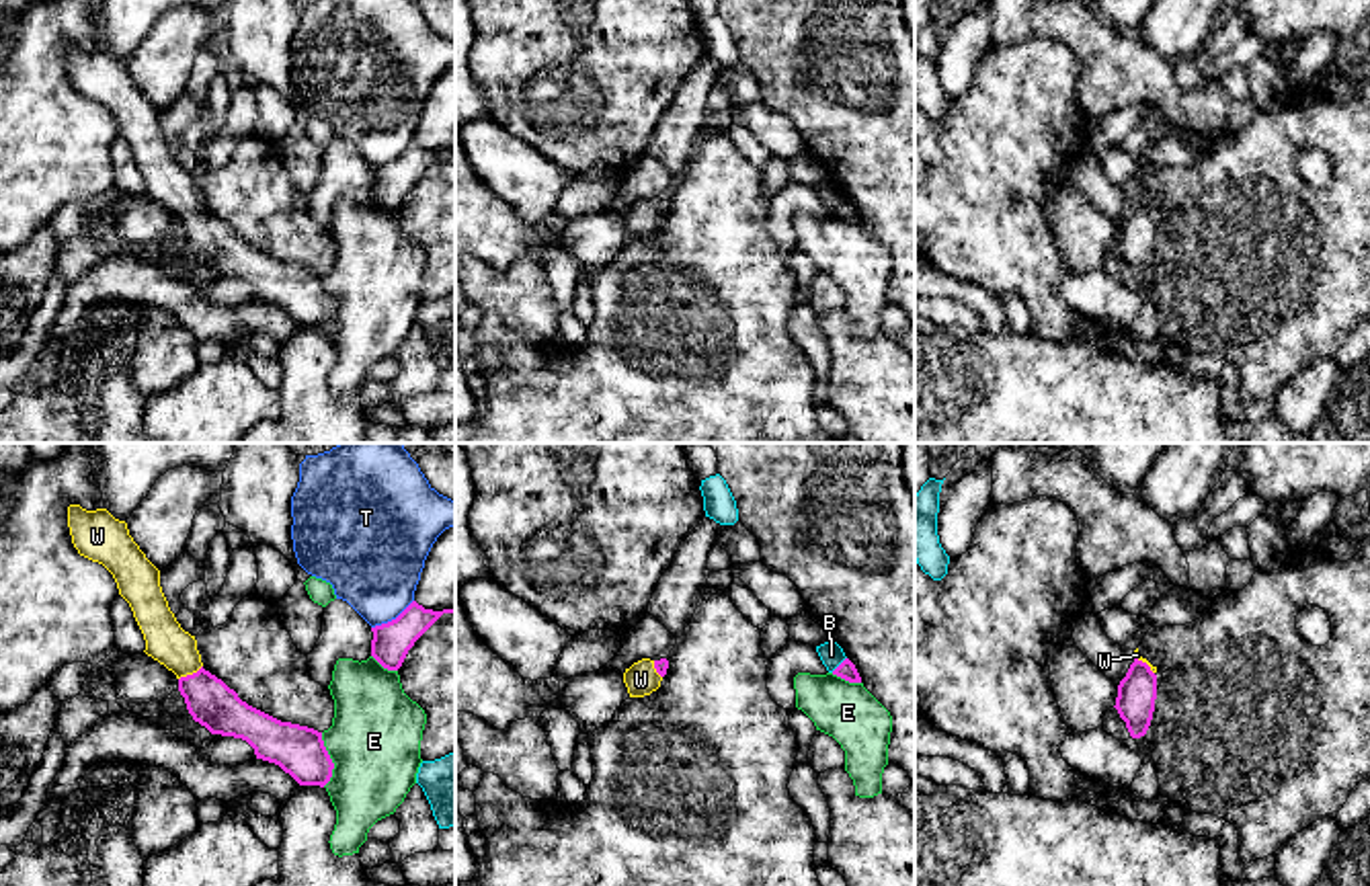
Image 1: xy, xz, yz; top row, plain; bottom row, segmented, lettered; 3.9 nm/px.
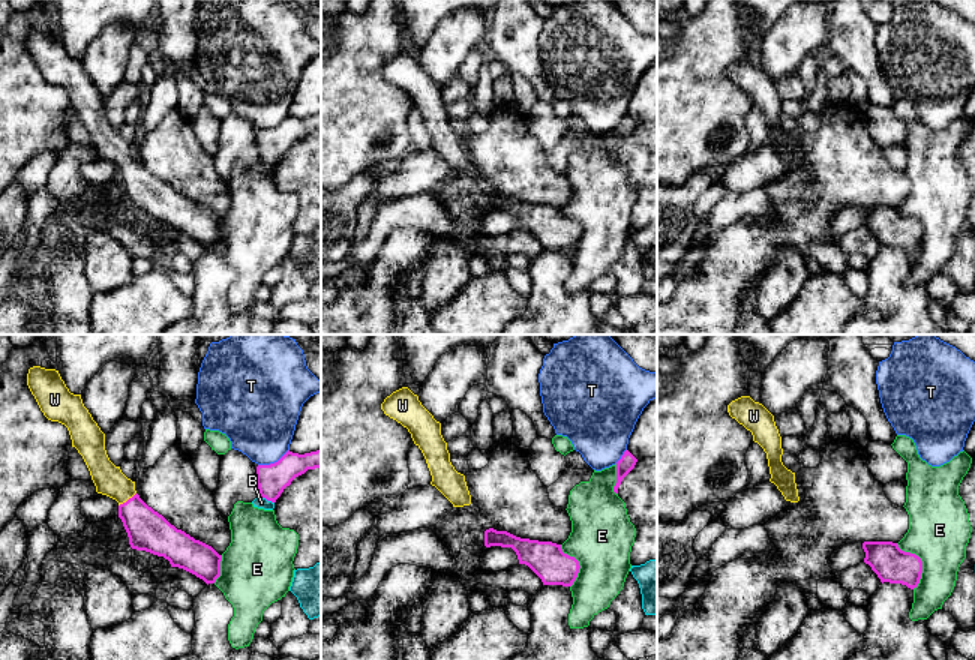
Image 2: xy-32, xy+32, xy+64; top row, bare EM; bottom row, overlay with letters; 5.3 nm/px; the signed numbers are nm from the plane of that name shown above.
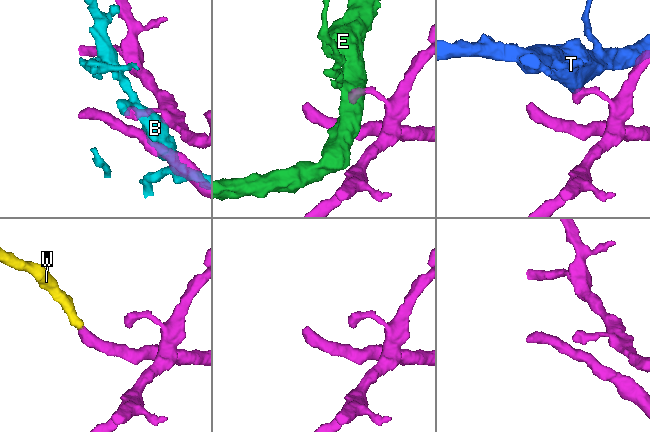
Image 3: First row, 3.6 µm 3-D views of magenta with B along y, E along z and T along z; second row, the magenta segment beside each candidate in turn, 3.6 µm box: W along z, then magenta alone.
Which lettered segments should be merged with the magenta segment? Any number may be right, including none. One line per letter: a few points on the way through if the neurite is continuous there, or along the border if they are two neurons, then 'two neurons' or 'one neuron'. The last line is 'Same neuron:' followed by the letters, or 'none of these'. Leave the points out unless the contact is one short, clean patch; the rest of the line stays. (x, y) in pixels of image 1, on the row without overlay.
B: two neurons
E: two neurons
T: border along xy (413, 140), (394, 158), (372, 169); two neurons
W: runs through xy (210, 243), (189, 216), (185, 202), (167, 183); one neuron
Same neuron: W

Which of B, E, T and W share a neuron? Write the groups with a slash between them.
B / E / T / W

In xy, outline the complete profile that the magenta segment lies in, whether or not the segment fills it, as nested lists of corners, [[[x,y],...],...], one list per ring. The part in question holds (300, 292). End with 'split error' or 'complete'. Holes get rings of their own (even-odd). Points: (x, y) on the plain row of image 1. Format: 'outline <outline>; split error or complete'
outline [[[68,47],[72,84],[80,96],[103,105],[129,144],[146,180],[146,195],[172,211],[195,263],[211,275],[246,281],[256,299],[279,306],[299,326],[324,328],[334,304],[322,273],[281,263],[238,238],[203,209],[197,180],[180,168],[160,127],[160,111],[129,76],[127,64],[107,49]]]; split error

